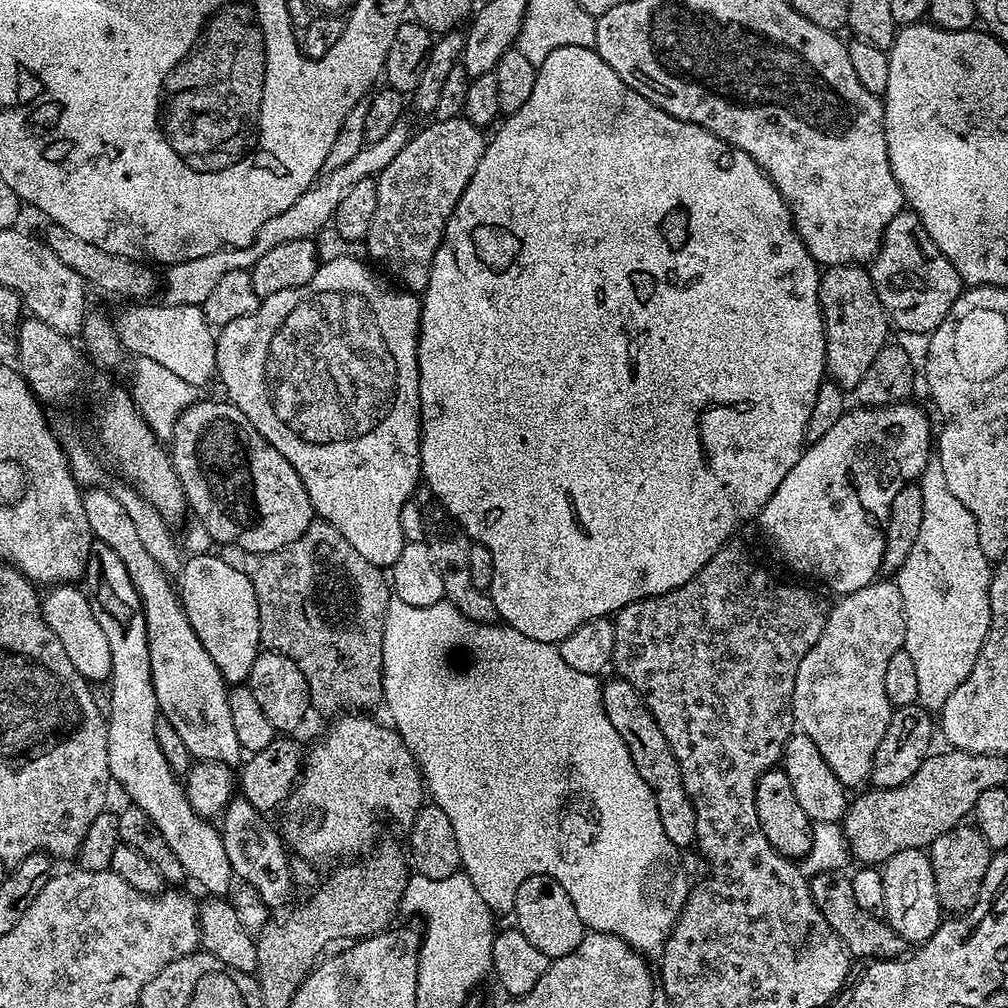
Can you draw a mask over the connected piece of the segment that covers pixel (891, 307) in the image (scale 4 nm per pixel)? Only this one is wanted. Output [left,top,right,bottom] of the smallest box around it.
[870,210,962,333]

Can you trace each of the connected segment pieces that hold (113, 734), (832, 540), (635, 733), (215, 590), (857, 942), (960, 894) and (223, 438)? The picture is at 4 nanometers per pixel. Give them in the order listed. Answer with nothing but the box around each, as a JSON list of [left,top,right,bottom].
[[82,542,234,898],[758,402,934,594],[602,678,696,849],[182,554,262,686],[808,870,910,962],[927,822,994,914],[170,399,314,553]]

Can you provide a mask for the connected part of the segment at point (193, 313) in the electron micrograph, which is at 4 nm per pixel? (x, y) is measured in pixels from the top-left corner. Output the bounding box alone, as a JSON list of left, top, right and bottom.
[113,302,217,388]

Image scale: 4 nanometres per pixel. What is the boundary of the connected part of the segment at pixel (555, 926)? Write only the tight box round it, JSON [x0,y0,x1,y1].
[515,876,586,961]

